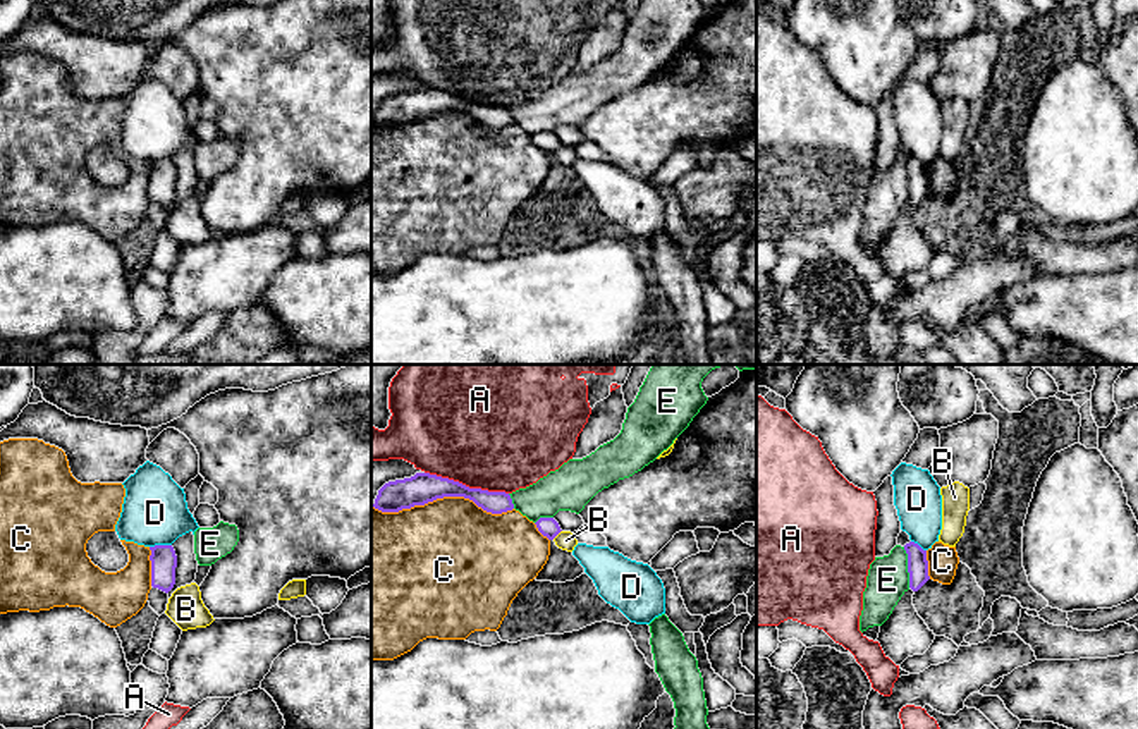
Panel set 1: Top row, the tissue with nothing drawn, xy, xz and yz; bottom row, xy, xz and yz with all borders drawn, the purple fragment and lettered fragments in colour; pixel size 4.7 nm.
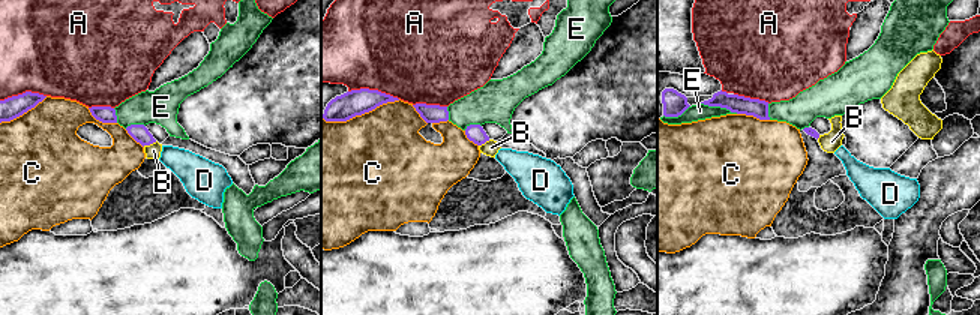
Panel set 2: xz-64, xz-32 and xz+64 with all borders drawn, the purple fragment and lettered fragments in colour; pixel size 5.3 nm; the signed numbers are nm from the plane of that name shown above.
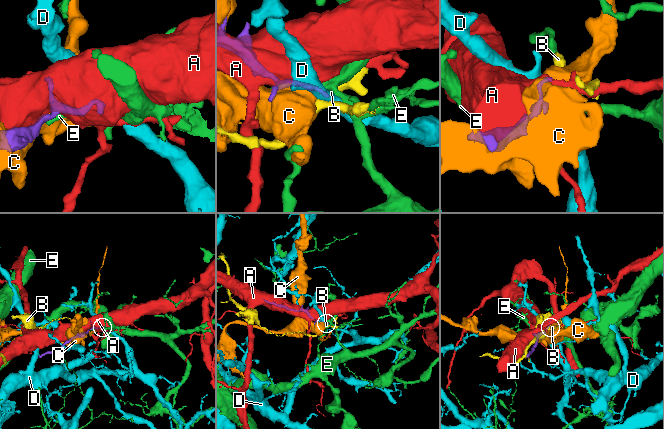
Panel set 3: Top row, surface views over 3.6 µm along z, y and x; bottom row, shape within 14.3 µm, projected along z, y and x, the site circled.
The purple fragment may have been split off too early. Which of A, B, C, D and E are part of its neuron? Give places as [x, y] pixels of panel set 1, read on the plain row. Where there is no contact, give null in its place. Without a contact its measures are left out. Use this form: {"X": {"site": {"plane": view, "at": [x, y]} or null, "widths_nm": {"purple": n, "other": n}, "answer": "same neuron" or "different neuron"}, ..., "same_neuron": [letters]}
{"A": {"site": {"plane": "xz", "at": [464, 100]}, "widths_nm": {"purple": 140, "other": 480}, "answer": "different neuron"}, "B": {"site": {"plane": "xz", "at": [556, 150]}, "widths_nm": {"purple": 90, "other": 90}, "answer": "different neuron"}, "C": {"site": {"plane": "xz", "at": [444, 110]}, "widths_nm": {"purple": 140, "other": 480}, "answer": "different neuron"}, "D": {"site": {"plane": "xy", "at": [160, 160]}, "widths_nm": {"purple": 130, "other": 300}, "answer": "different neuron"}, "E": {"site": {"plane": "yz", "at": [908, 183]}, "widths_nm": {"purple": 100, "other": 200}, "answer": "different neuron"}, "same_neuron": []}

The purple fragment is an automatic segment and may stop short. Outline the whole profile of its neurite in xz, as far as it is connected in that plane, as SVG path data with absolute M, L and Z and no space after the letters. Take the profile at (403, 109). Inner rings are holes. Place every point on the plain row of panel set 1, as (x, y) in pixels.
M416 88L411 93L385 98L378 105L373 122L382 127L399 127L444 112L469 113L492 129L502 129L514 124L512 113L505 107L469 103L459 96L430 88Z

